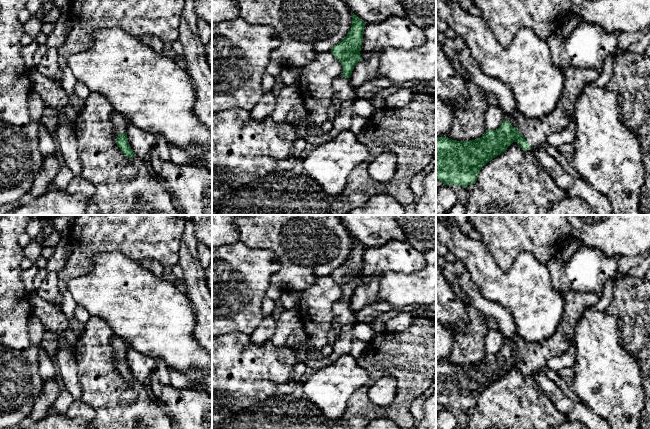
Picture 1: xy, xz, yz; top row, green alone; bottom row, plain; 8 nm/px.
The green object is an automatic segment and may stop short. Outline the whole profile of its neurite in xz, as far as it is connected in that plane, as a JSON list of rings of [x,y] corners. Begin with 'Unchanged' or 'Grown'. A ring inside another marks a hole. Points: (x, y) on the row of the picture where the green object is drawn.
Grown. [[[352,13],[352,25],[346,37],[335,45],[331,53],[341,63],[343,73],[333,81],[334,94],[330,101],[337,112],[347,102],[354,102],[357,99],[357,89],[350,84],[350,77],[354,66],[362,61],[360,55],[363,42],[363,31],[366,23]]]

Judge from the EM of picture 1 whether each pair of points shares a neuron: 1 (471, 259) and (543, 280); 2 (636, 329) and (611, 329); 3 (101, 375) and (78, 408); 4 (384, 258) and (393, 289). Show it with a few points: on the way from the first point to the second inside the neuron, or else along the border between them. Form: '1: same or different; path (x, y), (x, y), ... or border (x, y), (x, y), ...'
1: same; path (489, 275), (494, 280), (525, 280)
2: different; border (605, 311), (619, 322), (619, 343), (628, 351)
3: different; border (80, 398), (93, 409), (94, 418)
4: different; border (411, 272), (386, 271), (380, 276)

